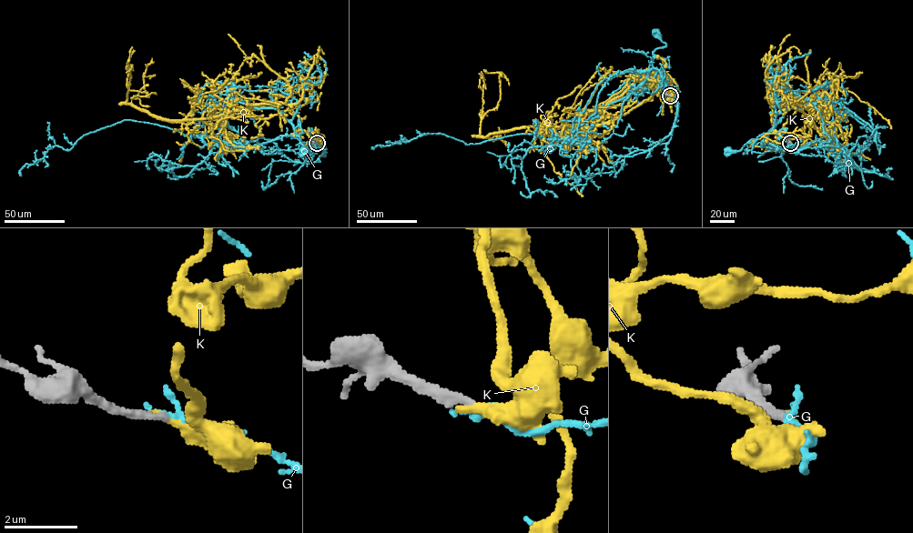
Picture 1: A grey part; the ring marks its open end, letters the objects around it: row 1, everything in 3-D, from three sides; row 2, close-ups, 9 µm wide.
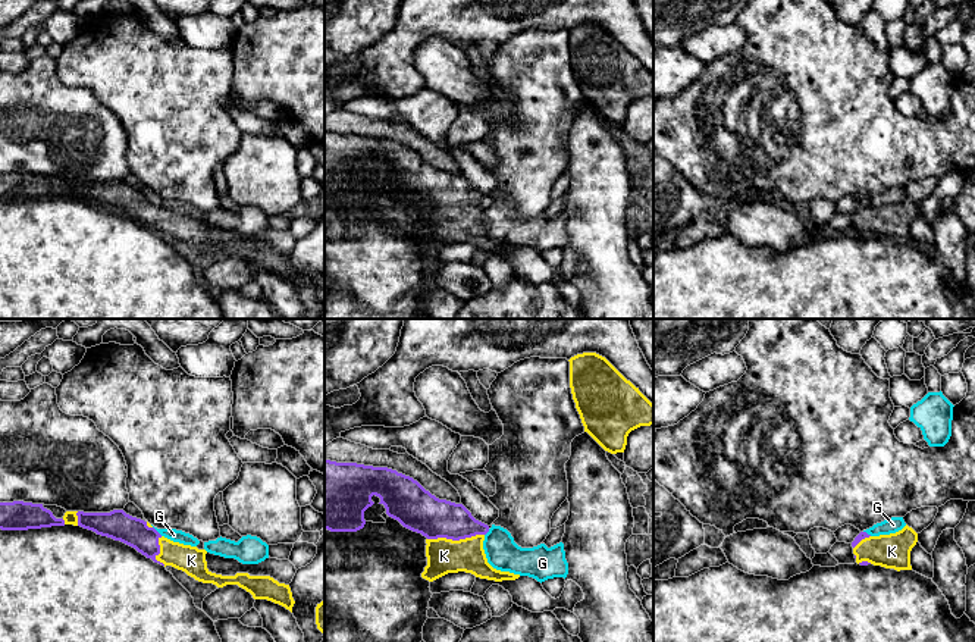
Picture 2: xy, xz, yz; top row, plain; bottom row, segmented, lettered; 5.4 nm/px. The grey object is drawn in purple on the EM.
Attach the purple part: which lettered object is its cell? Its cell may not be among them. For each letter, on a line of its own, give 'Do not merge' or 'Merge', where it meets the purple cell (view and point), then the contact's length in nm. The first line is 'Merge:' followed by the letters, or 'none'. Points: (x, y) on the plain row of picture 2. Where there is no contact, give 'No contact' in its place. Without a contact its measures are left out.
Merge: K
G: Do not merge. Touches purple at xy (156, 202). Shared border 80 nm
K: Merge. Touches purple at xz (455, 210). Shared border 320 nm

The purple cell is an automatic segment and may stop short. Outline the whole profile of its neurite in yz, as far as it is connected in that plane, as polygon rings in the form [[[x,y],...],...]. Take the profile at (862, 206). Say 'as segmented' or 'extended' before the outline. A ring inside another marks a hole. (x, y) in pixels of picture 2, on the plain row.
extended; [[[907,195],[890,206],[871,207],[860,203],[852,213],[856,234],[885,239],[912,241],[910,222],[918,213],[918,204]]]

